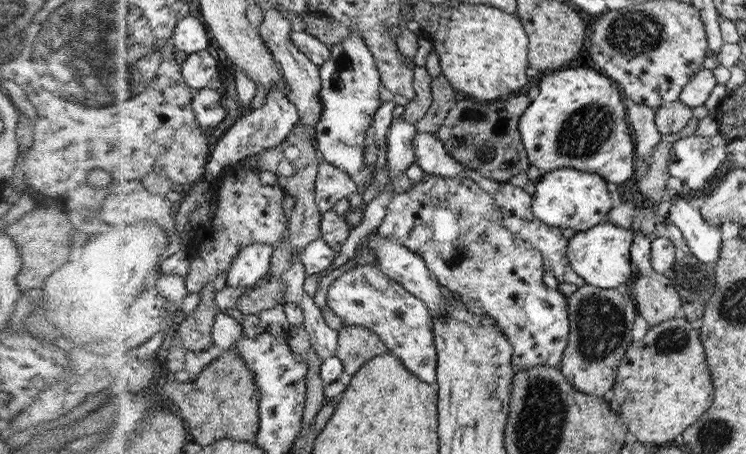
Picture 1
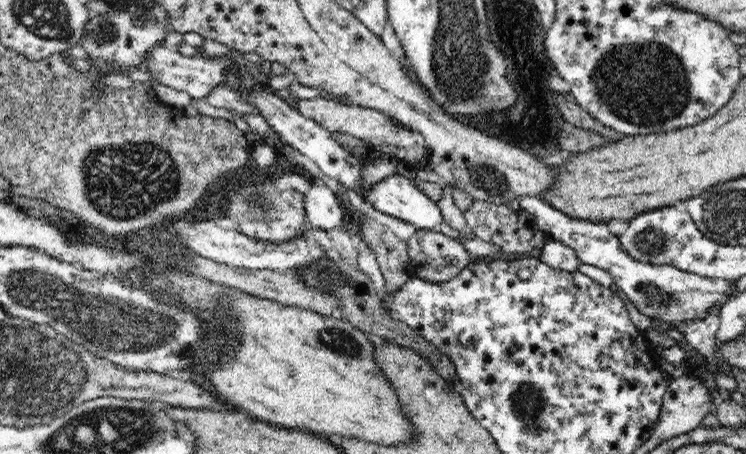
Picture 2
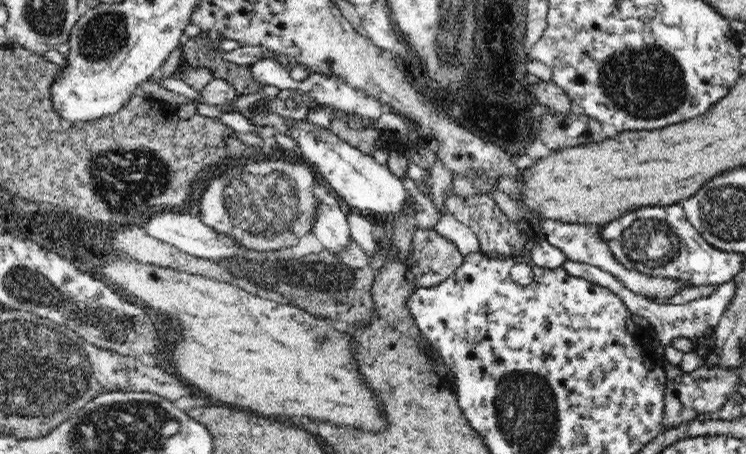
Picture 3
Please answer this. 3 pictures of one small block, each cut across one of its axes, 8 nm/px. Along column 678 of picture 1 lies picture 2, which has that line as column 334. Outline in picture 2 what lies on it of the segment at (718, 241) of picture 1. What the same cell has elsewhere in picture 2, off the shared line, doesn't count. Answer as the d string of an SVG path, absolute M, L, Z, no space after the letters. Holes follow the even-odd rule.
M310 173L308 180L311 189L304 194L303 205L312 230L328 233L343 227L345 212L335 192L326 187L323 179L313 177Z

